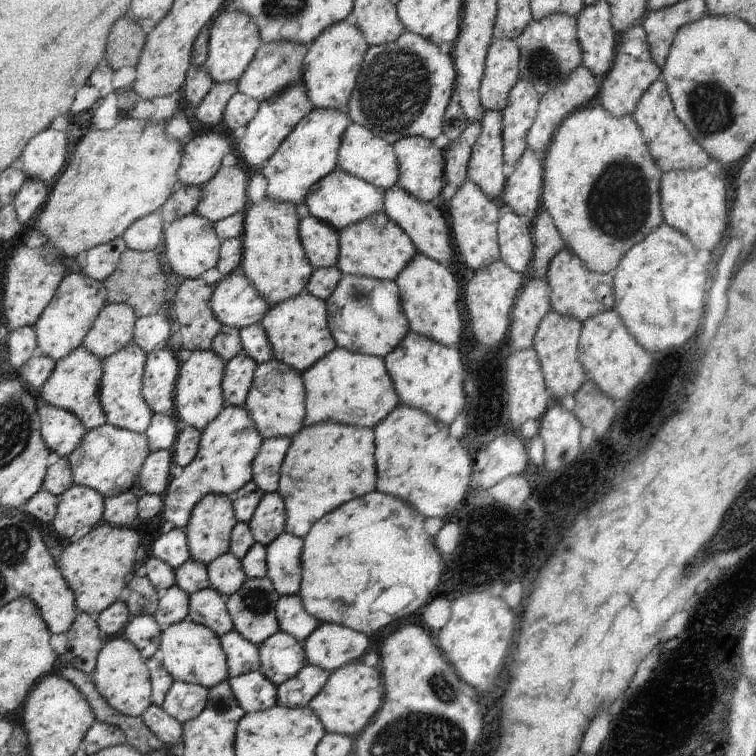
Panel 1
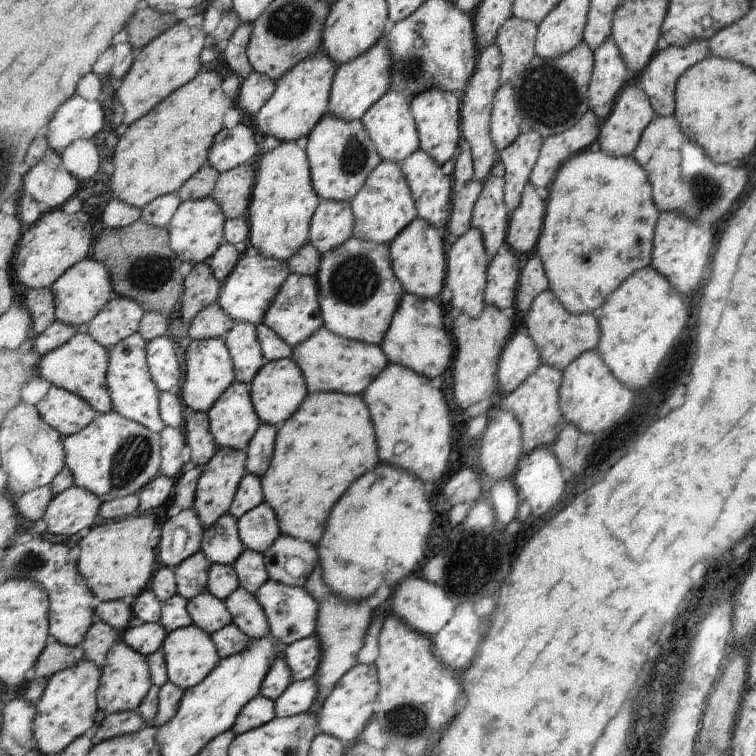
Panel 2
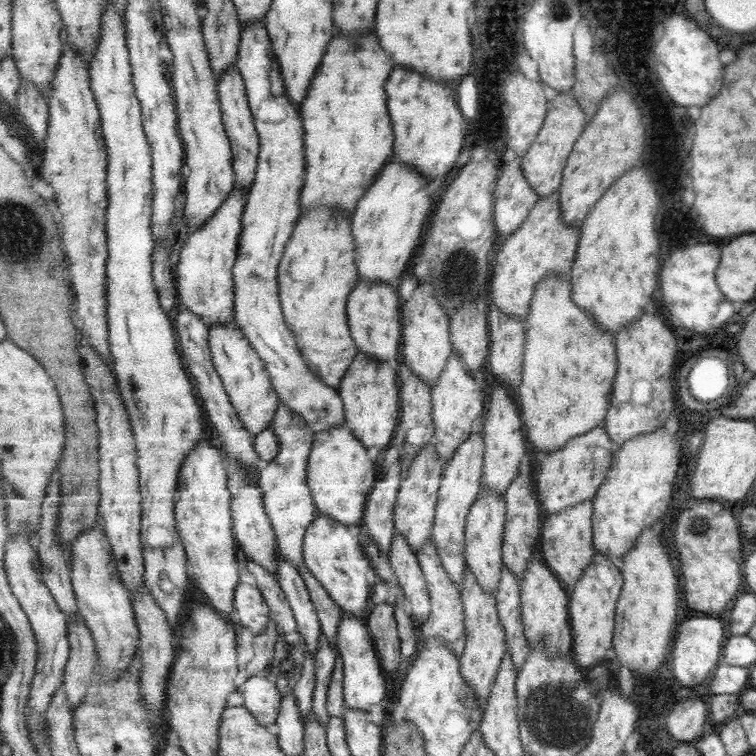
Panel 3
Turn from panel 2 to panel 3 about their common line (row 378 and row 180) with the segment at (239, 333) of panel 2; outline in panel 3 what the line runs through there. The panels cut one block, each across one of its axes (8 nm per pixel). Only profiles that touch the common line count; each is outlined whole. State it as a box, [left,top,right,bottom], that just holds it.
[218,66,262,197]

